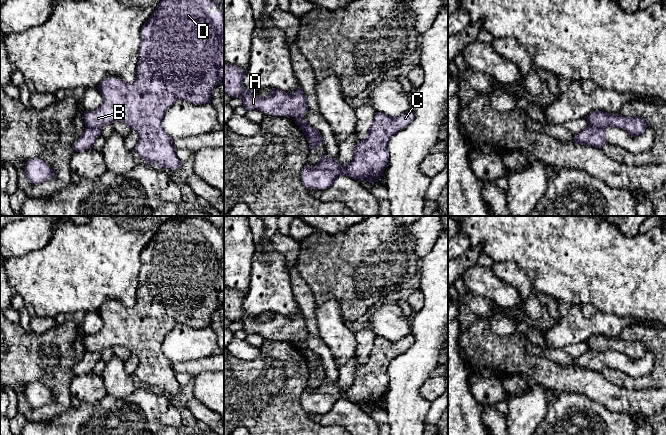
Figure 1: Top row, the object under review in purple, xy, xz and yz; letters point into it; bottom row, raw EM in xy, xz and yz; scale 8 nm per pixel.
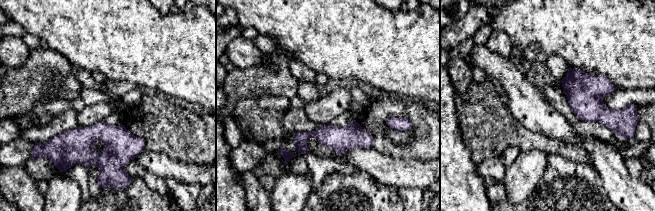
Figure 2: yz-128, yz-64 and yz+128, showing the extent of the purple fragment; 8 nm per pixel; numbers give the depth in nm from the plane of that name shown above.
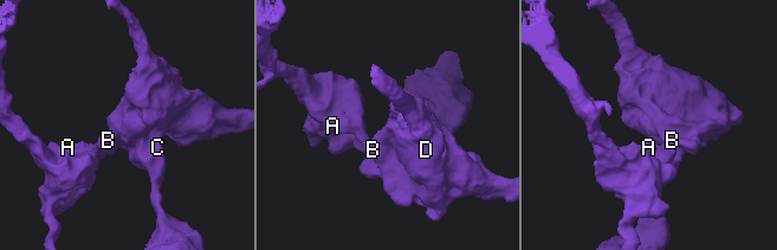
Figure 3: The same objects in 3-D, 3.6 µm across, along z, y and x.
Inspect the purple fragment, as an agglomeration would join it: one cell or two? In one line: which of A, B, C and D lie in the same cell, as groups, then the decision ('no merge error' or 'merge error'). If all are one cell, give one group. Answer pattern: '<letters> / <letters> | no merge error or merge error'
A / B C D | merge error

